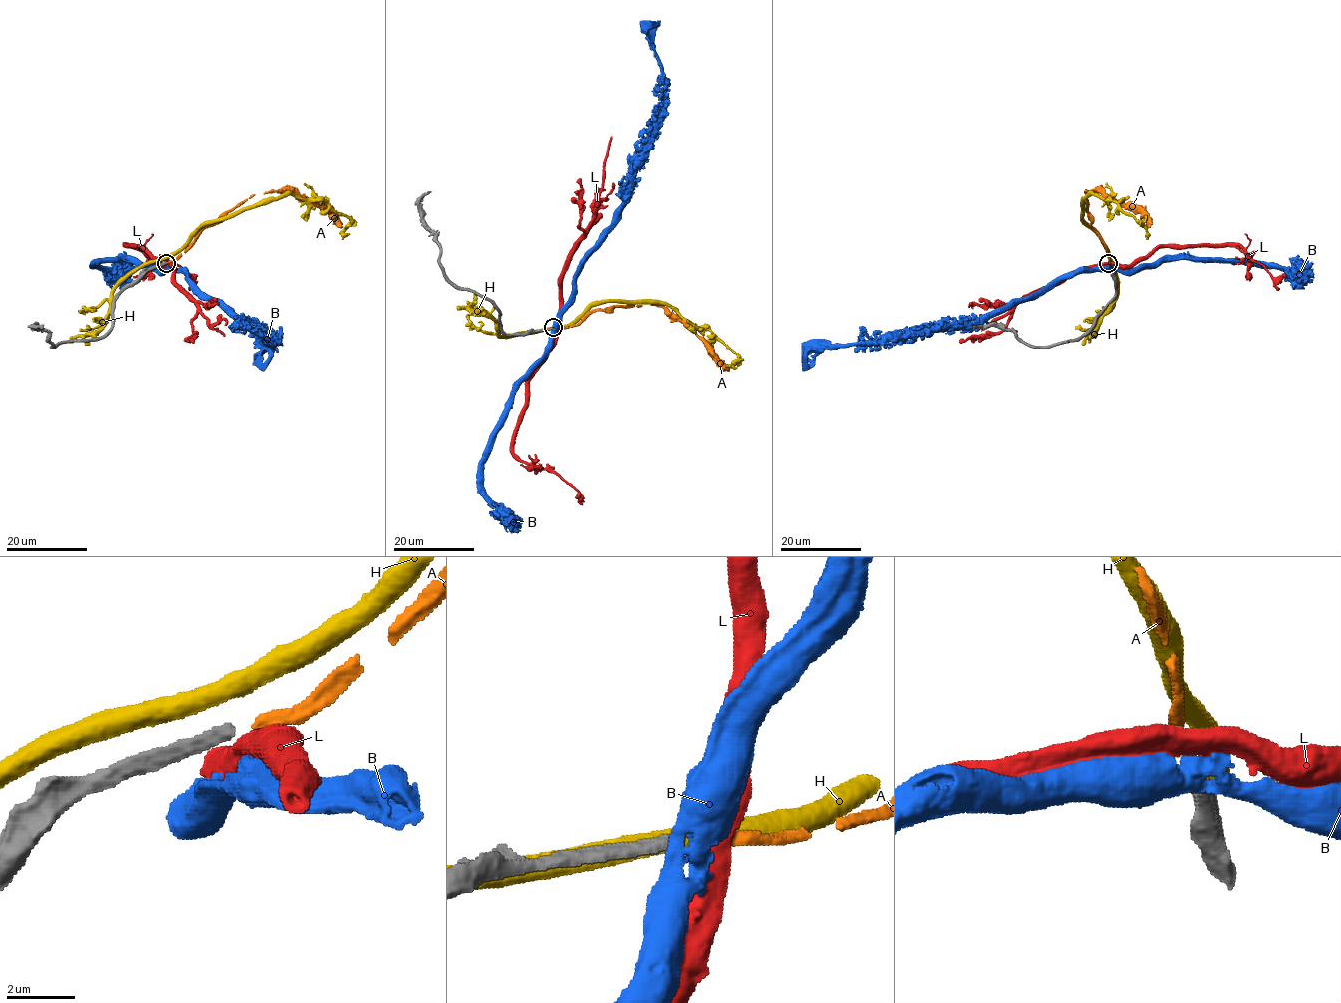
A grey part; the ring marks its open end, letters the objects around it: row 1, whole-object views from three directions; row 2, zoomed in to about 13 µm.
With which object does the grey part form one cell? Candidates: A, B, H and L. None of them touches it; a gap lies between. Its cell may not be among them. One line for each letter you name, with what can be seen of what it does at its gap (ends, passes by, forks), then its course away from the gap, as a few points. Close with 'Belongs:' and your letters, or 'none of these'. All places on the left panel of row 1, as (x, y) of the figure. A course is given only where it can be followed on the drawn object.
A: it ends | via (168, 262), (173, 262), (205, 227), (215, 225), (254, 194), (295, 191), (312, 202), (320, 203), (341, 227)
Belongs: A

